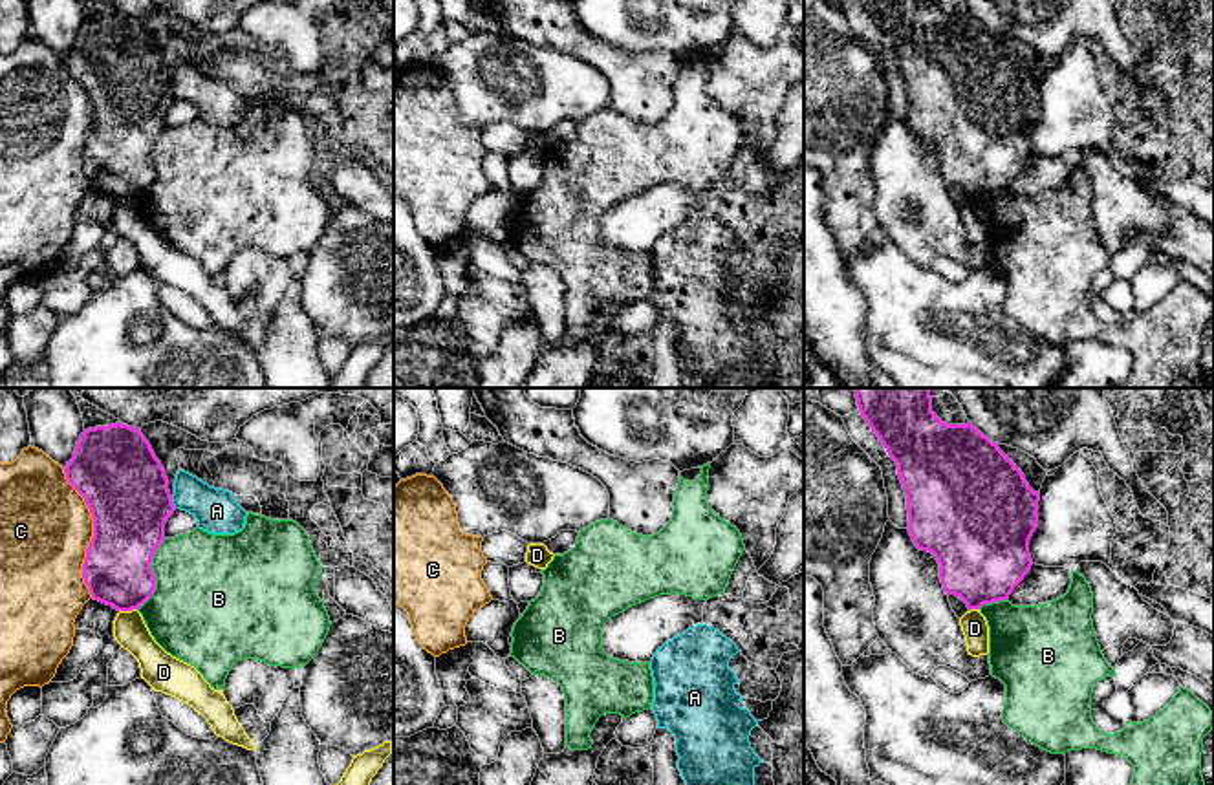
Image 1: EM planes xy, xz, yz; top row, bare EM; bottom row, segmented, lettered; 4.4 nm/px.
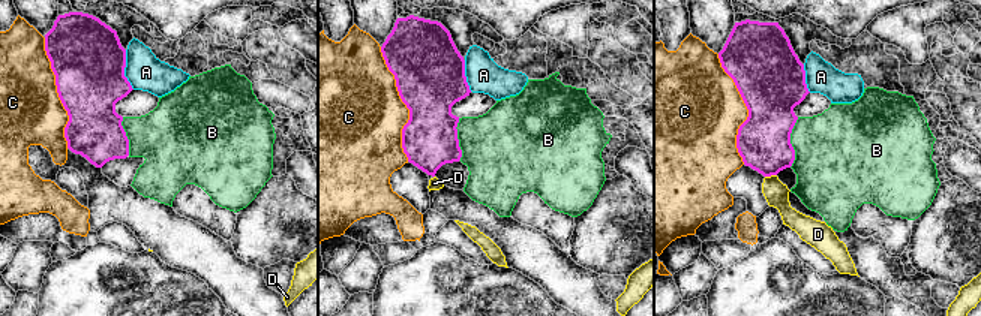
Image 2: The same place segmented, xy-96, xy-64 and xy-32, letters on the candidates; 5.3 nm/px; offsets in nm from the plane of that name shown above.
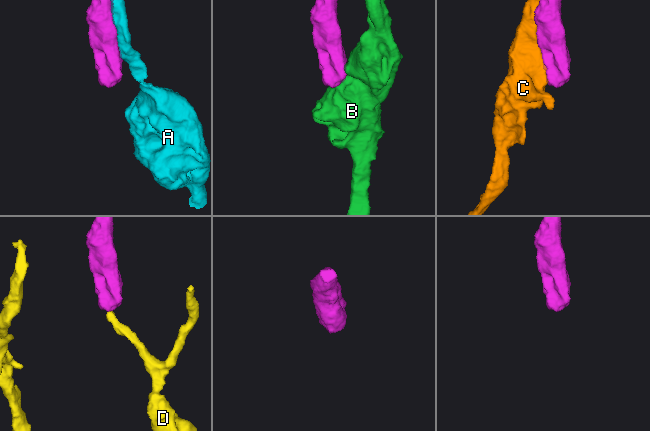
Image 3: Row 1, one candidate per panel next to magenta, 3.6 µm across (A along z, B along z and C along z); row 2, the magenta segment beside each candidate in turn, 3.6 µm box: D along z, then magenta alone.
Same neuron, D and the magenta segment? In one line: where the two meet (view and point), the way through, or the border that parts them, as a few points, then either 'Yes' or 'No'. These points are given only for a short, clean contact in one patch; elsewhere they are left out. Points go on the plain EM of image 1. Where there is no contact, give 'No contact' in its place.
Touches magenta at xy (127, 200). Boundary: xy (136, 198), (119, 202). No

